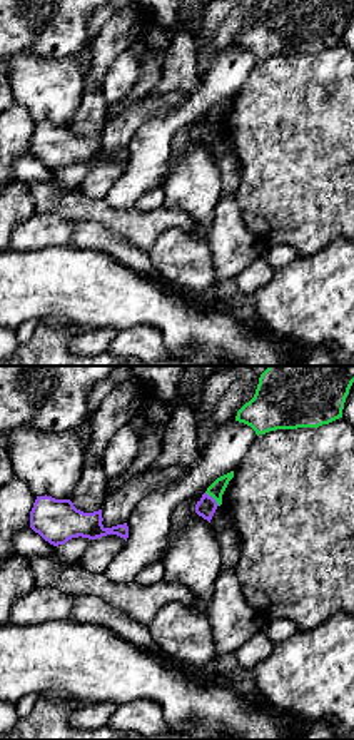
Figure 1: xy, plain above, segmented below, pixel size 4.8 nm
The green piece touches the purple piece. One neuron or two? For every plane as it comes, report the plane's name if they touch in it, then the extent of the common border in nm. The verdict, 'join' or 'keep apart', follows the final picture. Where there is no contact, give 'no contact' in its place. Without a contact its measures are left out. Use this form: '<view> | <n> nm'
xy | 100 nm

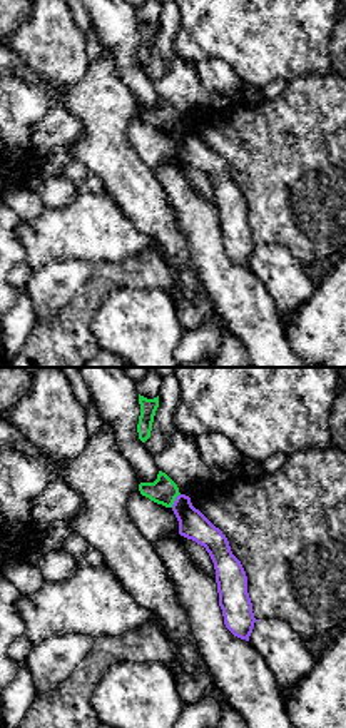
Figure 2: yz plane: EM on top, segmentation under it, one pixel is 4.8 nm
yz | 80 nm

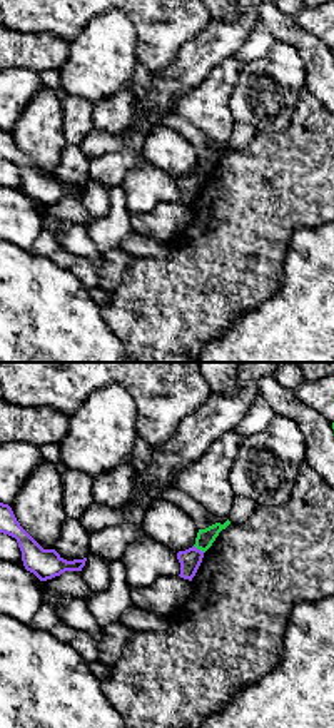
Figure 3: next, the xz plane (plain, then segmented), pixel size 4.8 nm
xz | 70 nm

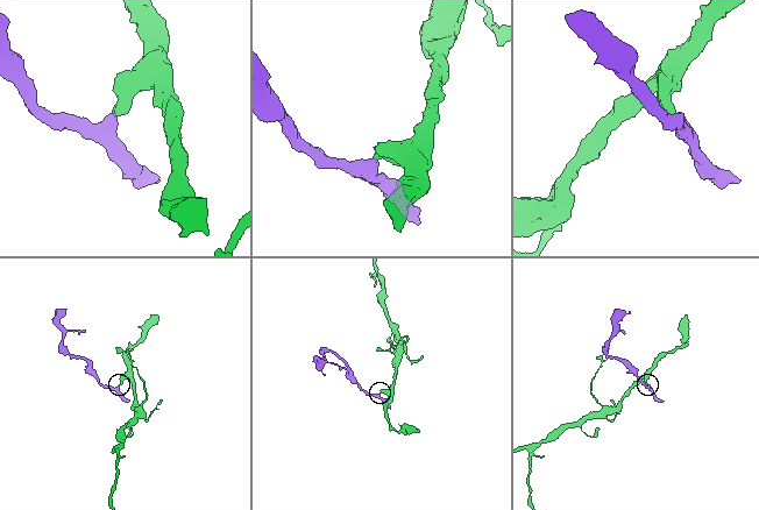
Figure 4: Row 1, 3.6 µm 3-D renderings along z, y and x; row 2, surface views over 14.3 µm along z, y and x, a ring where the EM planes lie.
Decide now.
keep apart

